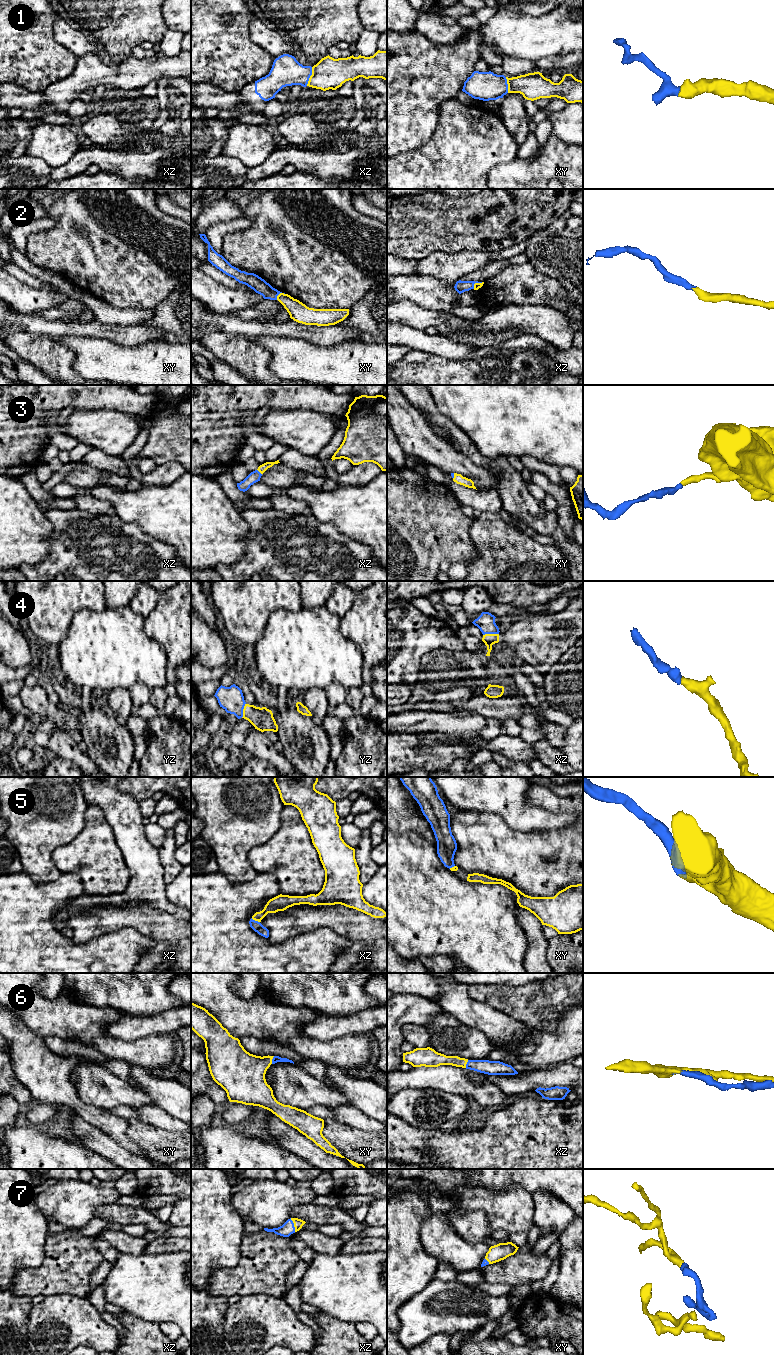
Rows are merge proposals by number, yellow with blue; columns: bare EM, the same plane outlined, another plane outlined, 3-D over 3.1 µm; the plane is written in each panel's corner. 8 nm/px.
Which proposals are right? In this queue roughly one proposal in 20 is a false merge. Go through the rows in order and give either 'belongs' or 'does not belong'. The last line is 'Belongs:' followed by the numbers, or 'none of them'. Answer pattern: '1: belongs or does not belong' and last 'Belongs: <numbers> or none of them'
1: belongs
2: belongs
3: belongs
4: belongs
5: belongs
6: belongs
7: belongs
Belongs: 1, 2, 3, 4, 5, 6, 7

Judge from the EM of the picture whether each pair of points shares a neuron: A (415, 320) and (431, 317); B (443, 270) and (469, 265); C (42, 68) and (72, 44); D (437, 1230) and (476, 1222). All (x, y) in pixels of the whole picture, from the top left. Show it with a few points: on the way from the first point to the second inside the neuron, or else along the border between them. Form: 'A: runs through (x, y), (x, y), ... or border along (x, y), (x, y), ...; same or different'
A: runs through (419, 317), (427, 317); same
B: runs through (449, 267), (463, 265); same
C: border along (53, 29), (53, 38), (79, 58); different
D: border along (444, 1213), (449, 1225), (469, 1243); different

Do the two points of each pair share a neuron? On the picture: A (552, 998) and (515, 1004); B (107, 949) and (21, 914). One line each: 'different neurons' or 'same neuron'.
A: same neuron
B: same neuron

